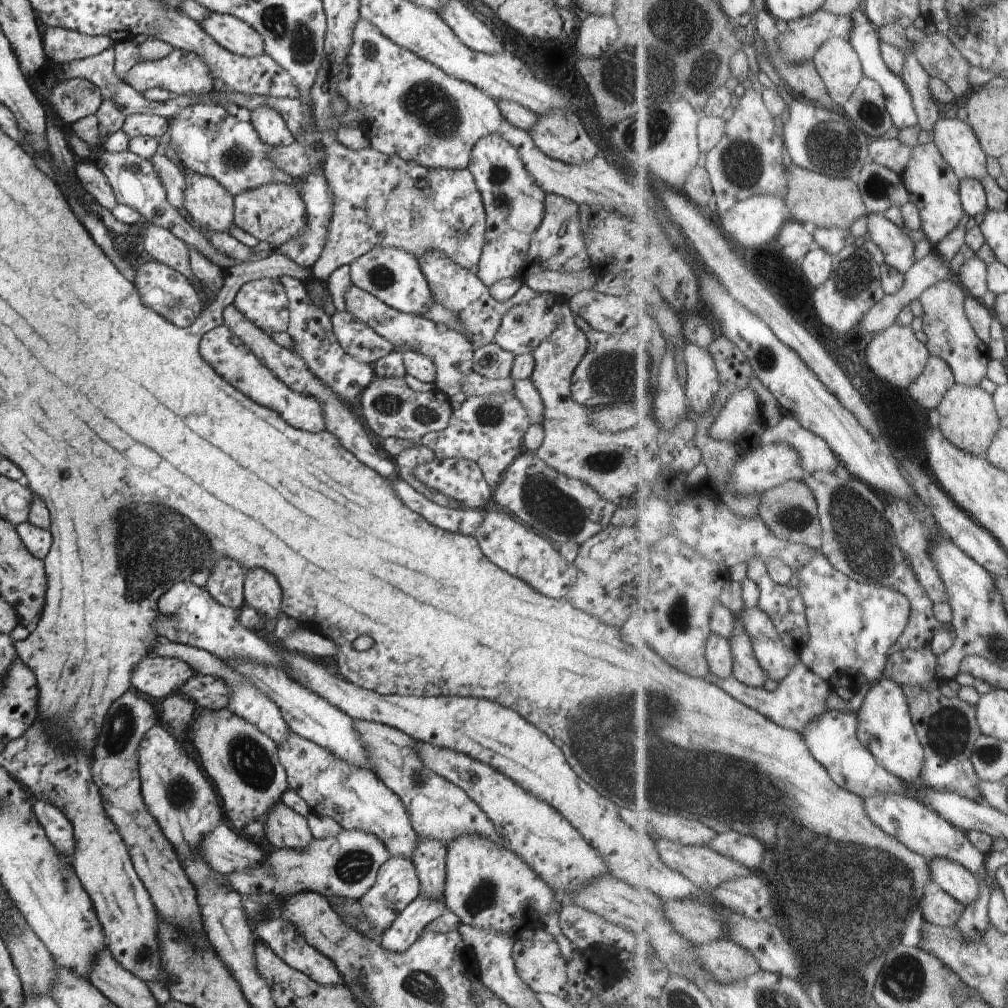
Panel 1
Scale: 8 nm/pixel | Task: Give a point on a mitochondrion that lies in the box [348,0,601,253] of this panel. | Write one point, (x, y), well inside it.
(428, 103)

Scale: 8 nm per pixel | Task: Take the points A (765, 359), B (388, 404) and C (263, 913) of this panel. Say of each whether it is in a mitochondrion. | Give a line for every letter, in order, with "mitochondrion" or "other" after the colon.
A: mitochondrion
B: mitochondrion
C: mitochondrion

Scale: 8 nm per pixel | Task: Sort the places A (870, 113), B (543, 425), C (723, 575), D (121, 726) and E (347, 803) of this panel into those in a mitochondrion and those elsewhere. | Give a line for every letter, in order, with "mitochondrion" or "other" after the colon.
A: mitochondrion
B: other
C: other
D: mitochondrion
E: other

